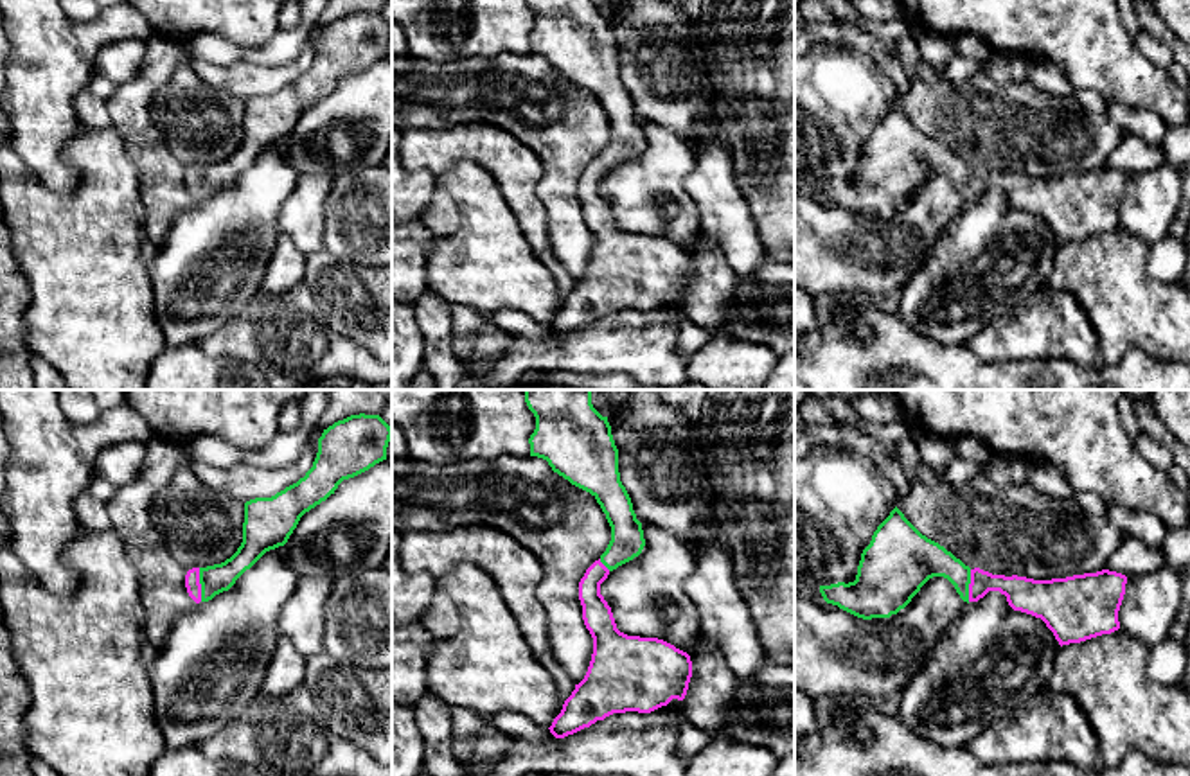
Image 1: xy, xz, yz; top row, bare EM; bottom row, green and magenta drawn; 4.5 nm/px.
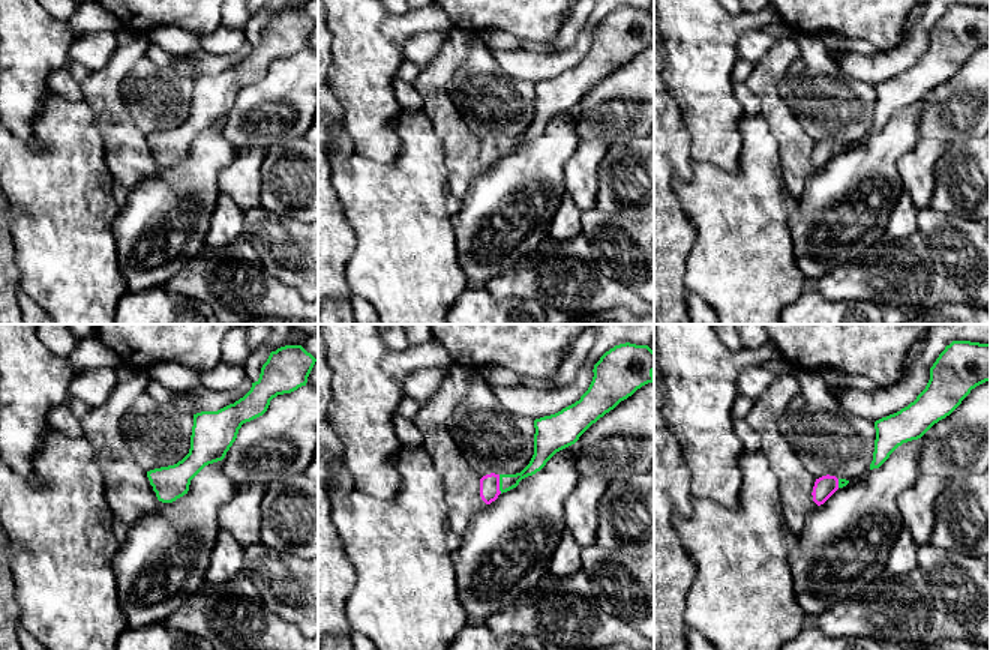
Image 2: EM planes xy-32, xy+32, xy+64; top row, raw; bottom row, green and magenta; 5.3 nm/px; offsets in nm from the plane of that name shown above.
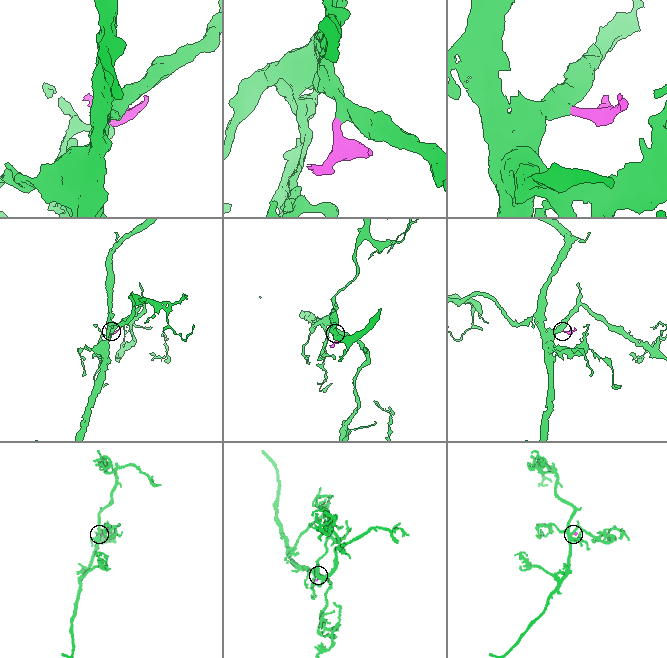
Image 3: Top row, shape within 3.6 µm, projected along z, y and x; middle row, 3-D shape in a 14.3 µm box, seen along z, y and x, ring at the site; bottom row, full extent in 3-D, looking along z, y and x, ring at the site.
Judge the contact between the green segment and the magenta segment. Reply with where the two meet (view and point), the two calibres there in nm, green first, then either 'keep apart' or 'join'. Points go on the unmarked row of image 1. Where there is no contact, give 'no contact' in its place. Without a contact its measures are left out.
xy (200, 180) | 130/70 nm | join

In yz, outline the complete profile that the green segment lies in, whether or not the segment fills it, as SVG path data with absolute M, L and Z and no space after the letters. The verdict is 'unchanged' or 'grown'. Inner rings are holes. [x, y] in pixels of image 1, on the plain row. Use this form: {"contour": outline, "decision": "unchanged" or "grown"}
{"contour": "M895 104L863 147L856 178L820 183L820 190L827 201L838 203L857 216L890 216L904 207L933 174L947 176L967 201L978 199L989 189L999 189L1014 208L1041 216L1061 244L1118 228L1118 208L1127 181L1125 172L1109 167L1052 178L992 172L980 165L971 167L944 144L922 133Z", "decision": "grown"}

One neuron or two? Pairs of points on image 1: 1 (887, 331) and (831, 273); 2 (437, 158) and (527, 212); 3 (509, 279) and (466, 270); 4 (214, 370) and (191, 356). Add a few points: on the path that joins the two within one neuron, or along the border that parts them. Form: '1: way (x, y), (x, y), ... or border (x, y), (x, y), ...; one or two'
1: border (860, 297), (887, 304); two
2: way (464, 151), (484, 151), (518, 185); one
3: way (498, 270), (477, 270); one
4: way (209, 370), (196, 361); one

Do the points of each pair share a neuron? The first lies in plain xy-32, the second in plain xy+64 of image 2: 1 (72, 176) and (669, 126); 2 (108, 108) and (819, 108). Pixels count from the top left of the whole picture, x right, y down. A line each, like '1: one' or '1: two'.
1: two
2: two

